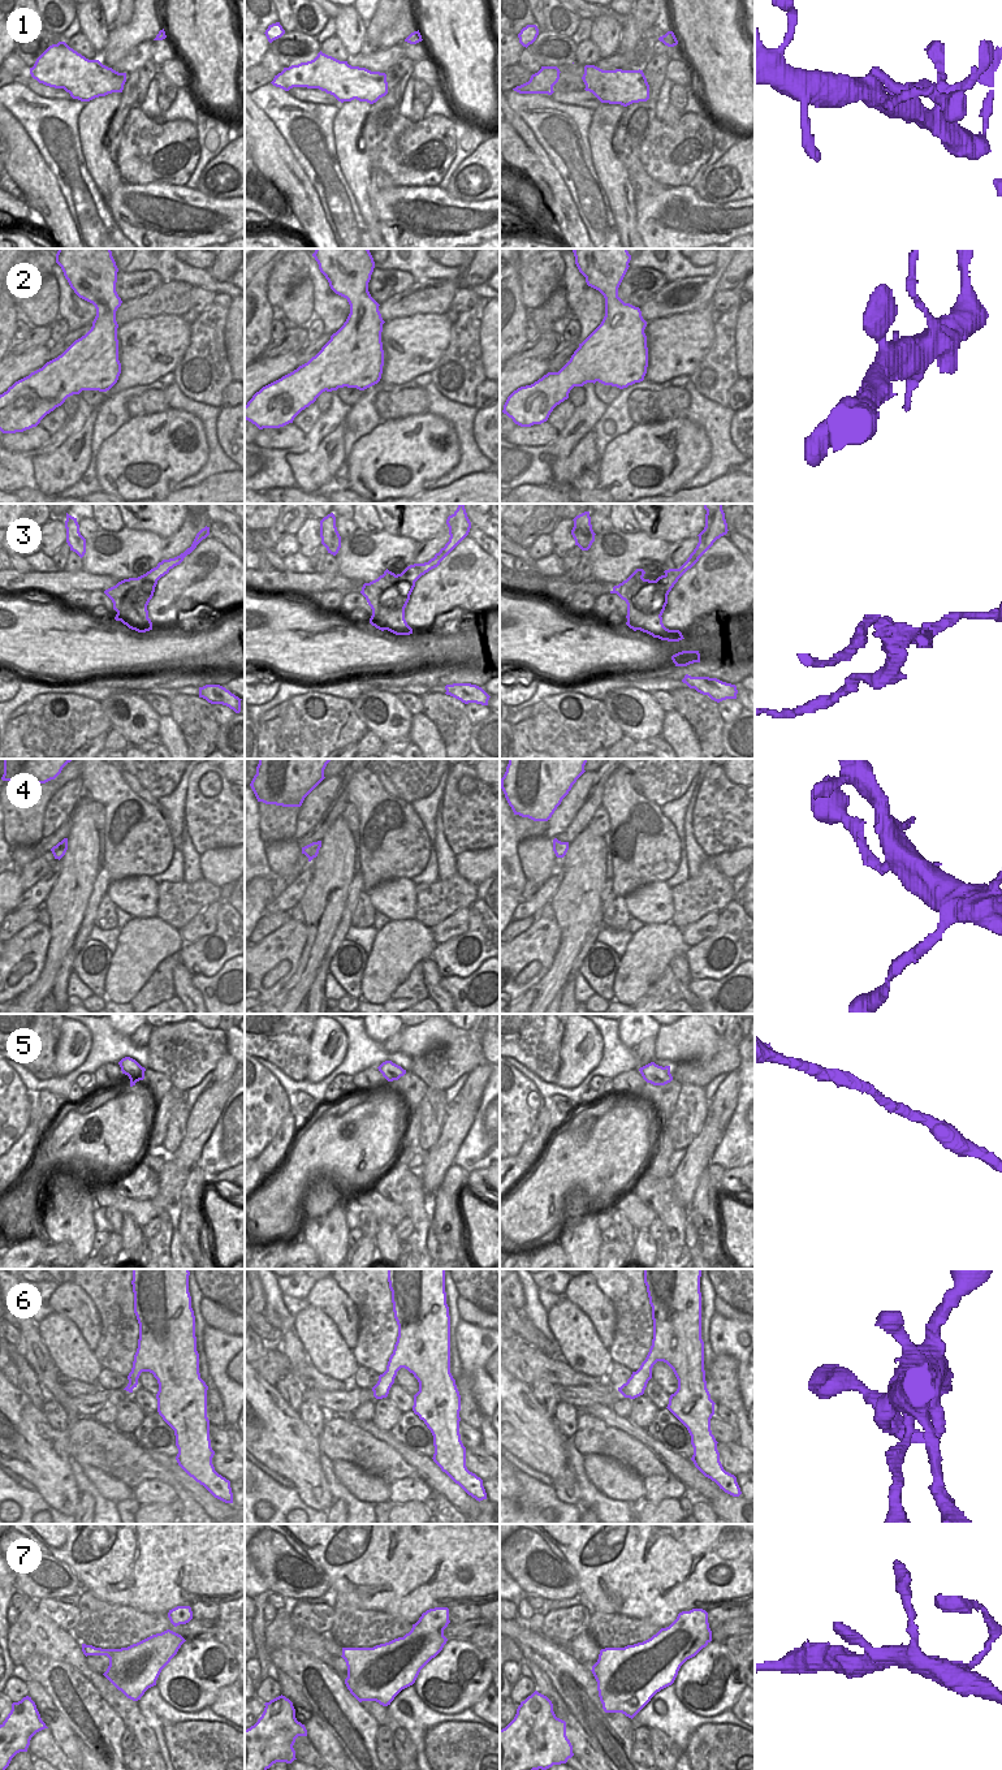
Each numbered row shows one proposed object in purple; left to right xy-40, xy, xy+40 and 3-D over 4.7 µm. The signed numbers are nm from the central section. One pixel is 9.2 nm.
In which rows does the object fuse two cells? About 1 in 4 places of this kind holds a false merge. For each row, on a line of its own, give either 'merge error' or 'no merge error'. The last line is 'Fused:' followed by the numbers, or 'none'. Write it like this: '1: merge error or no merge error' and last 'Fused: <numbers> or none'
1: no merge error
2: no merge error
3: merge error
4: no merge error
5: no merge error
6: no merge error
7: no merge error
Fused: 3

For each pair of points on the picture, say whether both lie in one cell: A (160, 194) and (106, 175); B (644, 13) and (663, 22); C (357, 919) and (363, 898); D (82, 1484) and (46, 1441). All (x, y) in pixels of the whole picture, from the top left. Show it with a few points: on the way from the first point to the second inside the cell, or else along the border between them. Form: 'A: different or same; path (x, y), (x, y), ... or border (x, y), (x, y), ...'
A: different; border (122, 181), (107, 202)
B: different; border (660, 13), (643, 33), (640, 44)
C: same; path (362, 914), (363, 903)
D: different; border (70, 1459), (70, 1470), (80, 1493)

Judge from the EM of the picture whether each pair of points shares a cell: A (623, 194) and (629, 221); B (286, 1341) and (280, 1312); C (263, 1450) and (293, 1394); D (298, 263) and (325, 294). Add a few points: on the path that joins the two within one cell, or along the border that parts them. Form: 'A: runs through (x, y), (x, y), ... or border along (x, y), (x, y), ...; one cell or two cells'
A: runs through (623, 201), (625, 215); one cell
B: border along (293, 1328), (280, 1330); two cells
C: border along (273, 1386), (298, 1411); two cells
D: border along (310, 262), (307, 276); two cells

